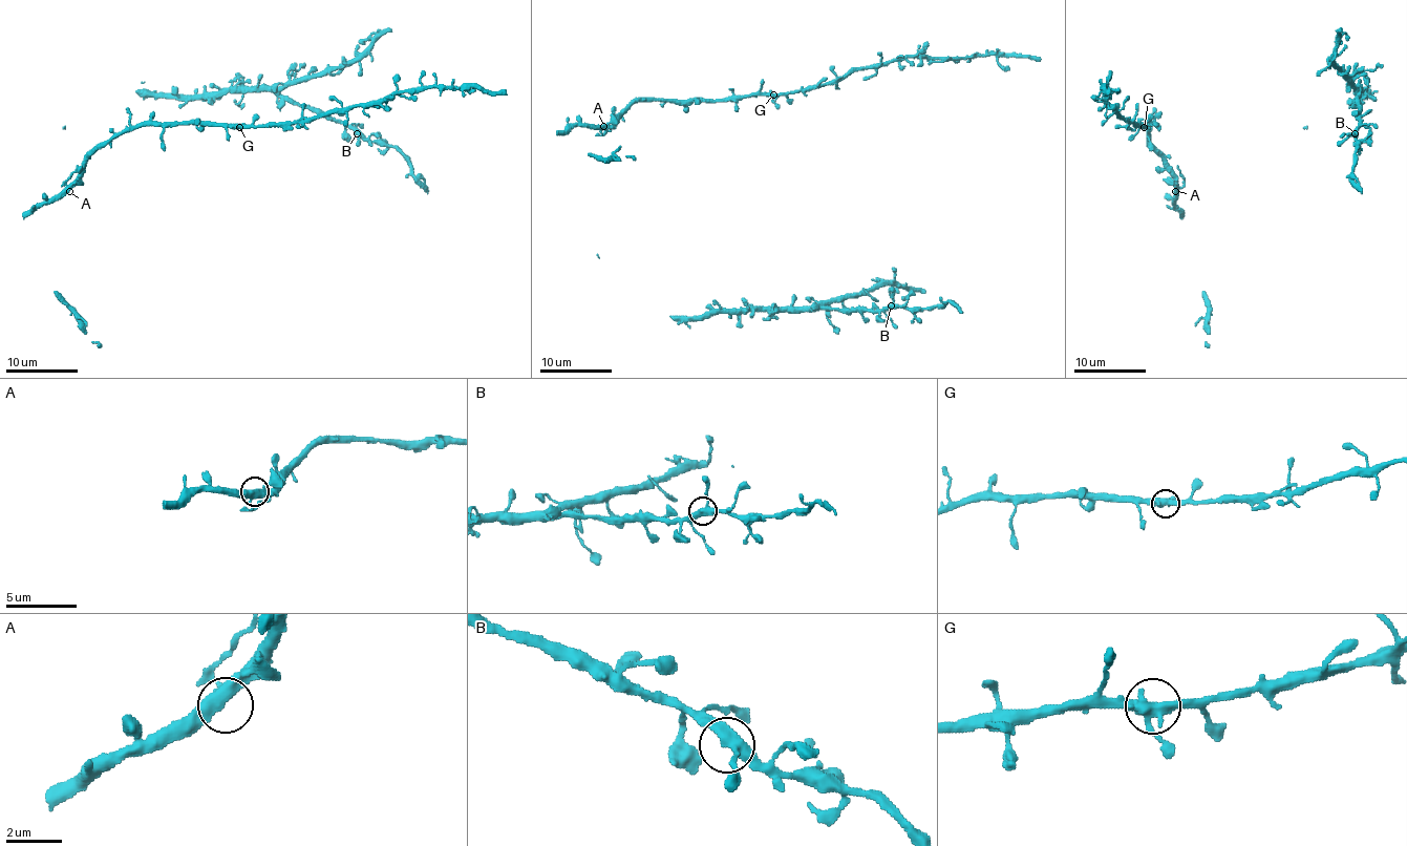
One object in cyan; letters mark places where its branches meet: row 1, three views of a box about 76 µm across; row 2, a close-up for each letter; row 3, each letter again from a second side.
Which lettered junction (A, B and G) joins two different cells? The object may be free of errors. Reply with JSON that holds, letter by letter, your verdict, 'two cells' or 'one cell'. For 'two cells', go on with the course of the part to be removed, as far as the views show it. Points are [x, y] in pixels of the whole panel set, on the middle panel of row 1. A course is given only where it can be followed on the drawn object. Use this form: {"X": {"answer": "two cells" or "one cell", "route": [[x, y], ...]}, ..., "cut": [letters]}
{"A": {"answer": "one cell"}, "B": {"answer": "one cell"}, "G": {"answer": "one cell"}, "cut": []}

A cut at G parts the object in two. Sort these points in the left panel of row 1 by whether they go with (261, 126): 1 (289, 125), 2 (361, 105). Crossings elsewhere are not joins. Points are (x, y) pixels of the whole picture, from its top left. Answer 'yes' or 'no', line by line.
1: yes
2: yes

